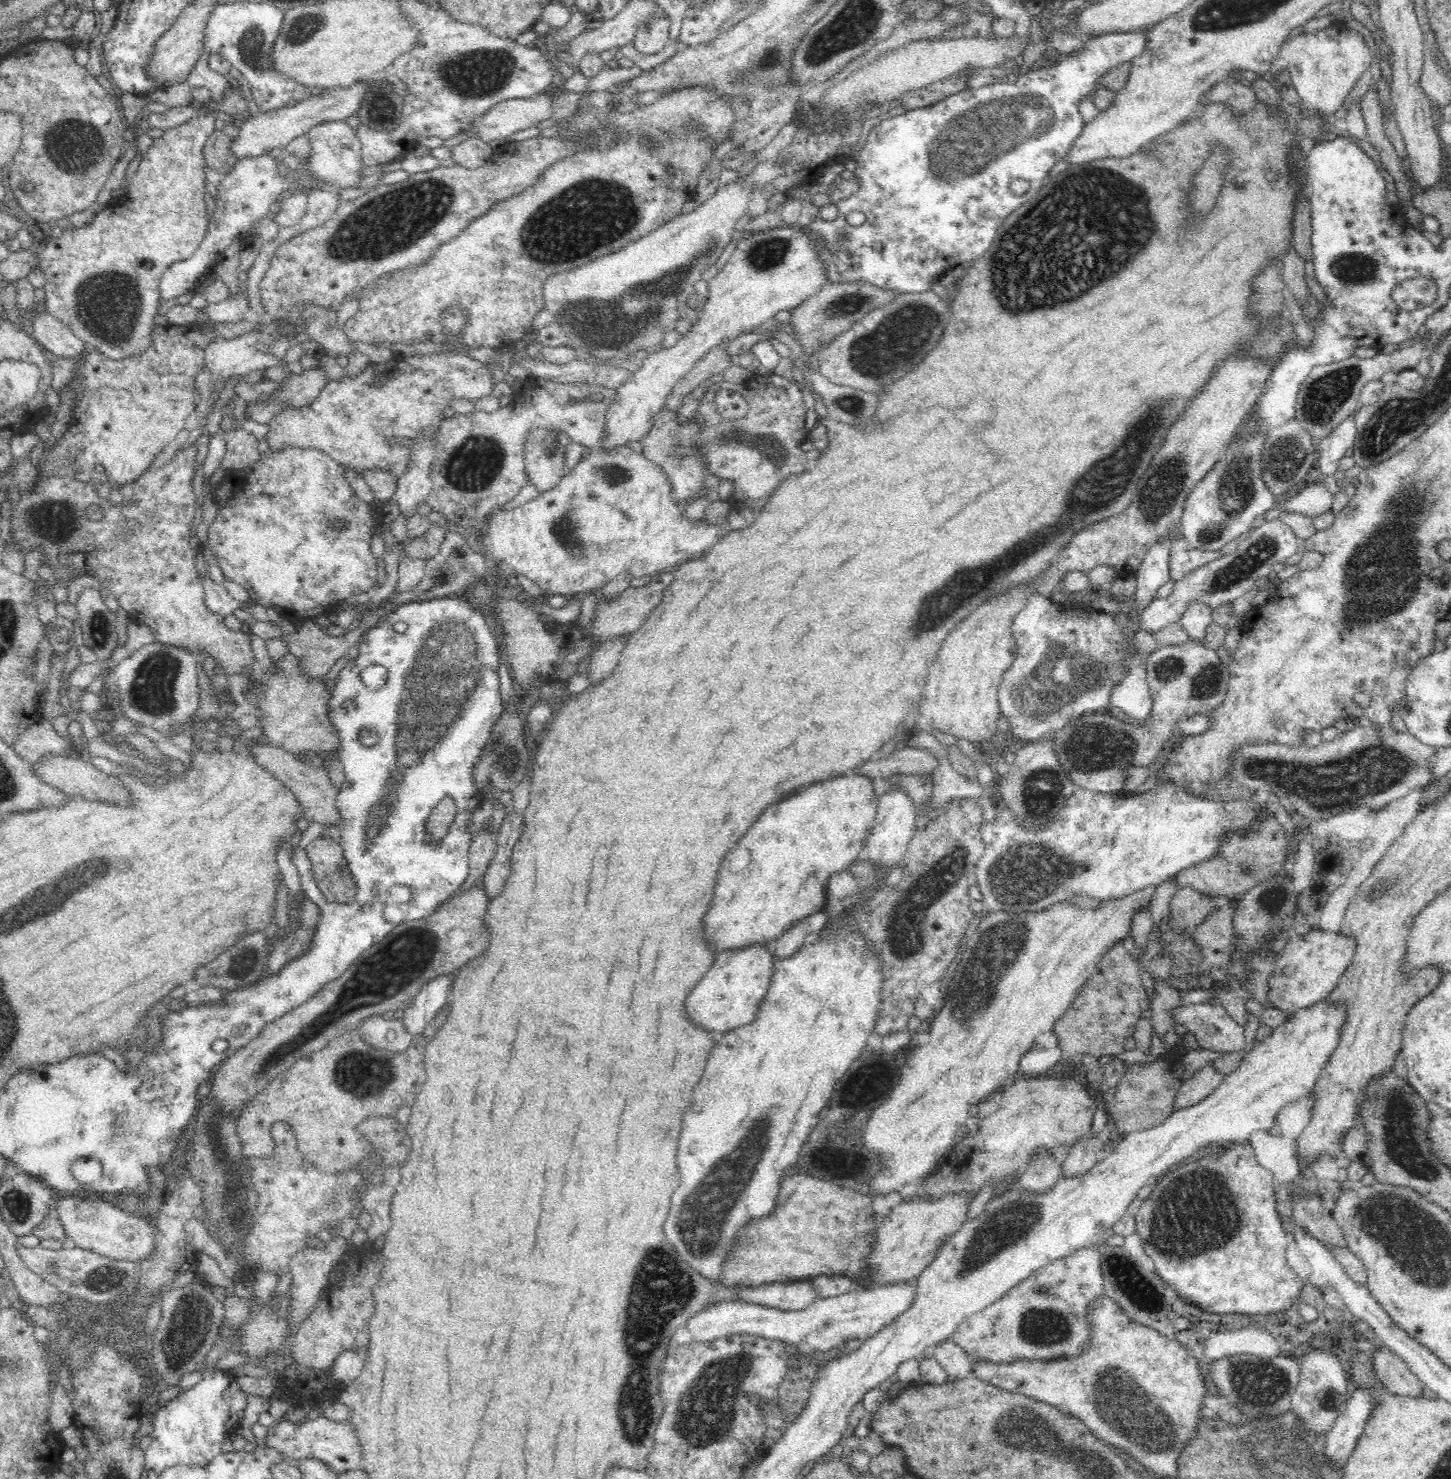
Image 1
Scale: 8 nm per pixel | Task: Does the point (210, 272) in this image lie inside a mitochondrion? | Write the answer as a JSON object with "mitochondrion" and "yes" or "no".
{"mitochondrion":"no"}

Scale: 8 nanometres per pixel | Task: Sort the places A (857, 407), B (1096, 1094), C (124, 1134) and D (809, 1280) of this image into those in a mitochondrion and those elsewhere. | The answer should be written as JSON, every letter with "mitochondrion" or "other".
{"A":"mitochondrion","B":"other","C":"mitochondrion","D":"other"}

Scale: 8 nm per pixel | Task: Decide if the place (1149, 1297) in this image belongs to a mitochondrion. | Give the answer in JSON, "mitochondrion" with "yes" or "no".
{"mitochondrion":"yes"}

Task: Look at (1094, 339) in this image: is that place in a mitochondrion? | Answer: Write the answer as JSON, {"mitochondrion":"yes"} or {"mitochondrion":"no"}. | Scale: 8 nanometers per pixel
{"mitochondrion":"no"}

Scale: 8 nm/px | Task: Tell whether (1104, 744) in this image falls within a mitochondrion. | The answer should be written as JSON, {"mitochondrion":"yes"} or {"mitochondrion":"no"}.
{"mitochondrion":"yes"}

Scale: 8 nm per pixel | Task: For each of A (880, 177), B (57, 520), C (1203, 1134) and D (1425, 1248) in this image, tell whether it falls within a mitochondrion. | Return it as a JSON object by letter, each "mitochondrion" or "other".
{"A":"other","B":"mitochondrion","C":"other","D":"mitochondrion"}

